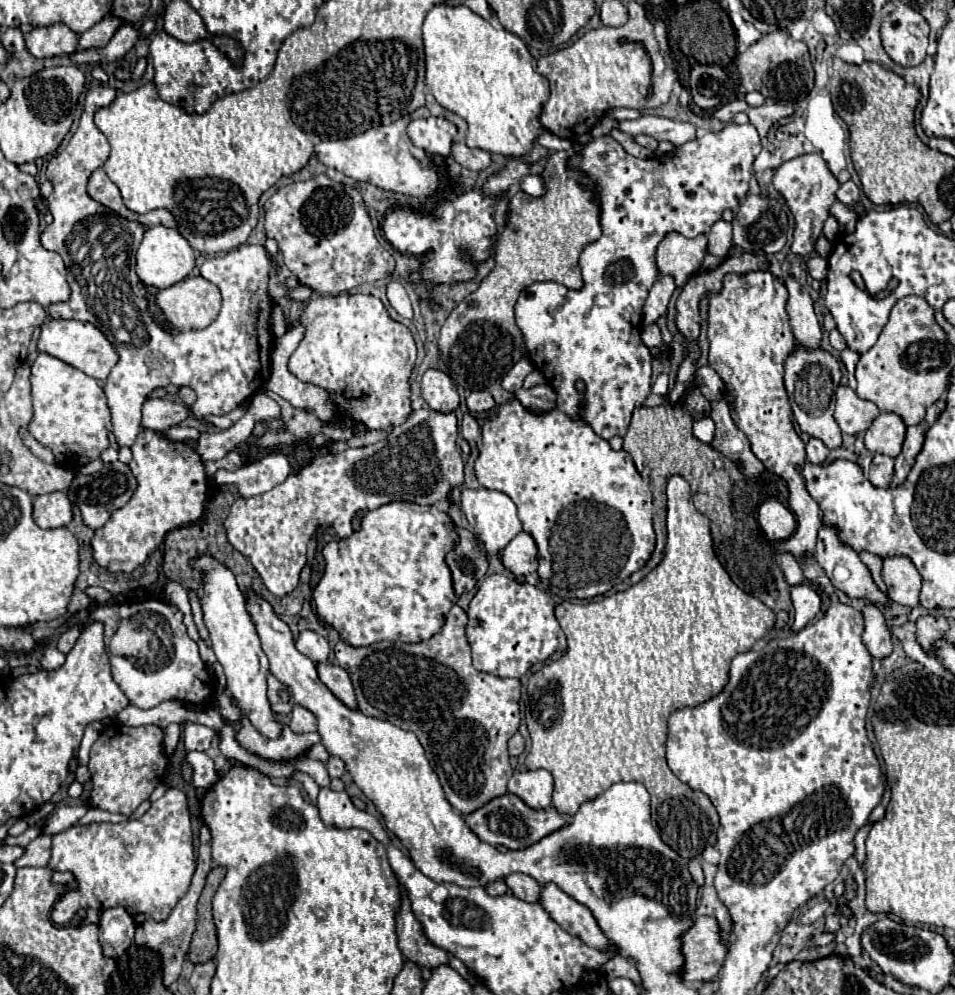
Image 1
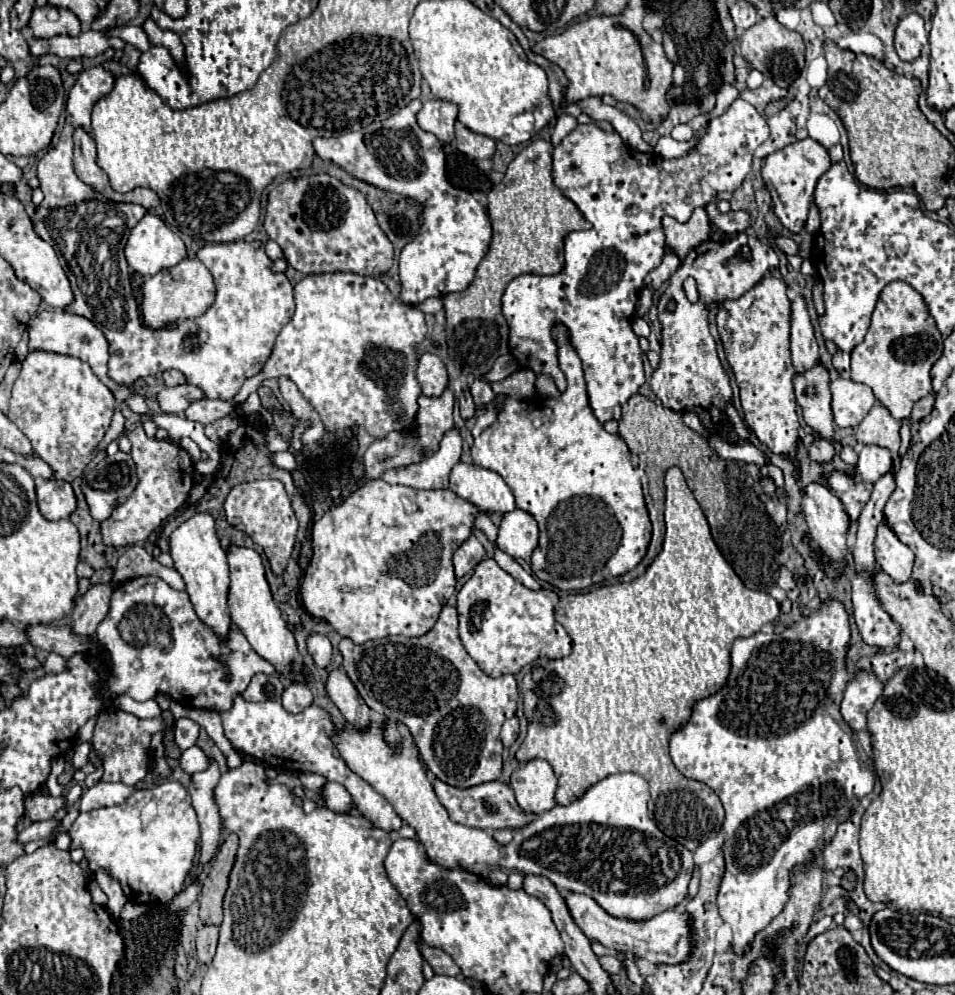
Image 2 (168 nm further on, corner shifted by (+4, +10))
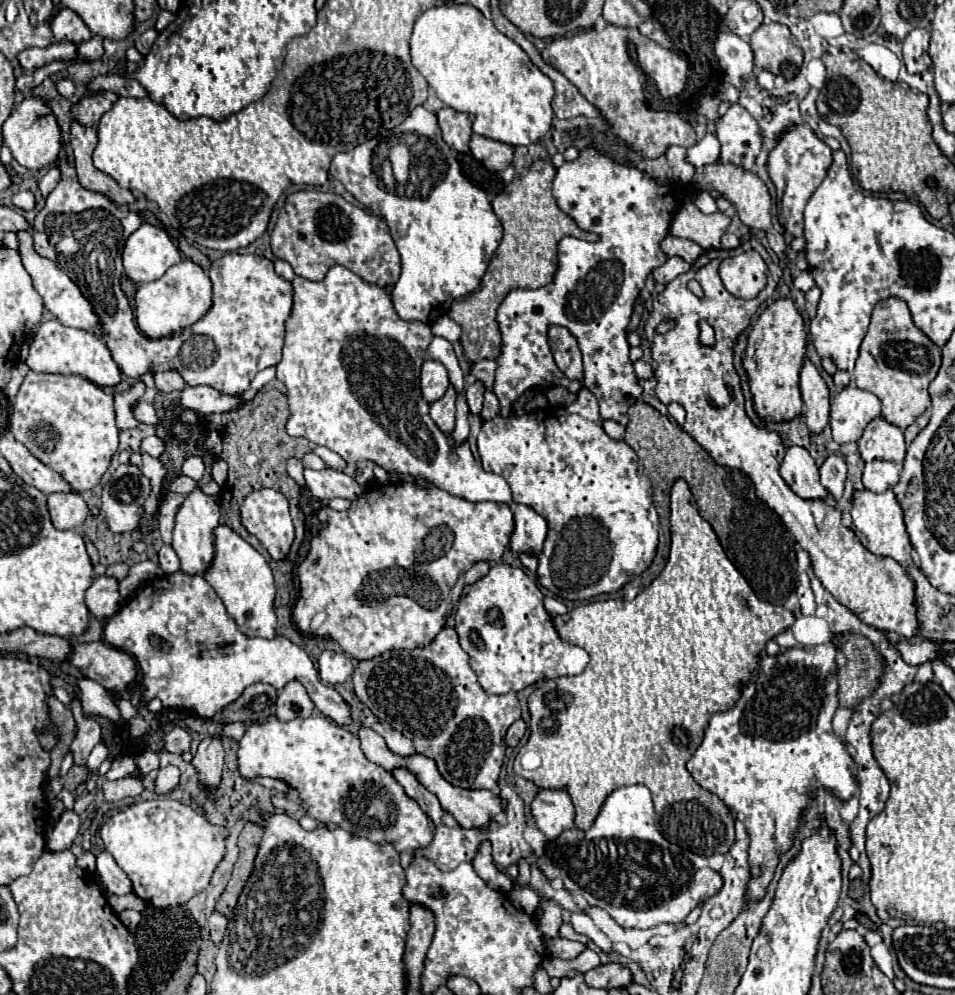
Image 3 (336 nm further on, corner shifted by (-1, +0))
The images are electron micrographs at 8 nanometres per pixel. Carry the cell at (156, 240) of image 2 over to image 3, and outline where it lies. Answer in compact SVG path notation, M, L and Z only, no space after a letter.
M142 223L142 227L128 237L122 261L126 275L134 283L150 283L160 279L166 269L180 263L182 257L164 229Z

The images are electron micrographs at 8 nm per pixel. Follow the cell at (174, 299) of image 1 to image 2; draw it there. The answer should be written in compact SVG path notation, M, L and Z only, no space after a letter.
M185 257L181 263L159 271L157 275L145 277L143 281L143 301L141 301L141 317L143 323L151 329L161 329L169 323L191 319L203 315L215 301L215 283L209 269L195 257Z

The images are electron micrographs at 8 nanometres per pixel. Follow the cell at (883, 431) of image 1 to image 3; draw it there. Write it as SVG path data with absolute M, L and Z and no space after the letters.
M876 417L864 429L862 439L858 441L858 451L864 461L886 459L902 463L906 455L904 433L896 425L888 423L884 417Z

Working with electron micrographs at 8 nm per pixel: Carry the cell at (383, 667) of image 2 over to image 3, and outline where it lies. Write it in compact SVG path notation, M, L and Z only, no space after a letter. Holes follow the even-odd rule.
M444 627L432 643L422 649L394 649L374 659L358 661L352 675L356 697L382 721L388 721L396 731L410 737L416 751L436 761L440 775L462 789L494 789L498 785L500 769L504 763L504 735L506 729L520 719L520 703L514 691L506 695L488 695L476 679L476 673L468 665L468 655L458 643L454 627ZM406 699L412 699L414 709L406 709Z

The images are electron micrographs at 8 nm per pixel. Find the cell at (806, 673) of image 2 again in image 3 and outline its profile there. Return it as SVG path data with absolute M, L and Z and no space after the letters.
M828 641L812 649L784 649L778 655L760 655L756 681L744 685L740 699L728 711L714 713L700 747L686 763L694 781L718 795L724 805L744 823L750 845L750 881L746 883L746 901L758 901L774 877L780 857L792 849L794 833L802 825L802 815L810 807L816 791L826 789L838 801L846 803L858 795L856 763L848 755L844 741L832 731L832 717L838 709L838 647Z

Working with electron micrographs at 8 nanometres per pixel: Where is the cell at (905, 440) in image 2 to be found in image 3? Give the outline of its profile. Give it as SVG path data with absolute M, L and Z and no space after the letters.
M868 489L858 491L854 495L852 501L852 531L858 535L858 539L862 541L862 545L866 549L870 549L874 555L878 557L890 557L894 561L898 561L900 565L910 565L912 563L912 545L904 527L904 519L902 519L902 509L894 497L892 489L888 489L886 493L872 493Z

